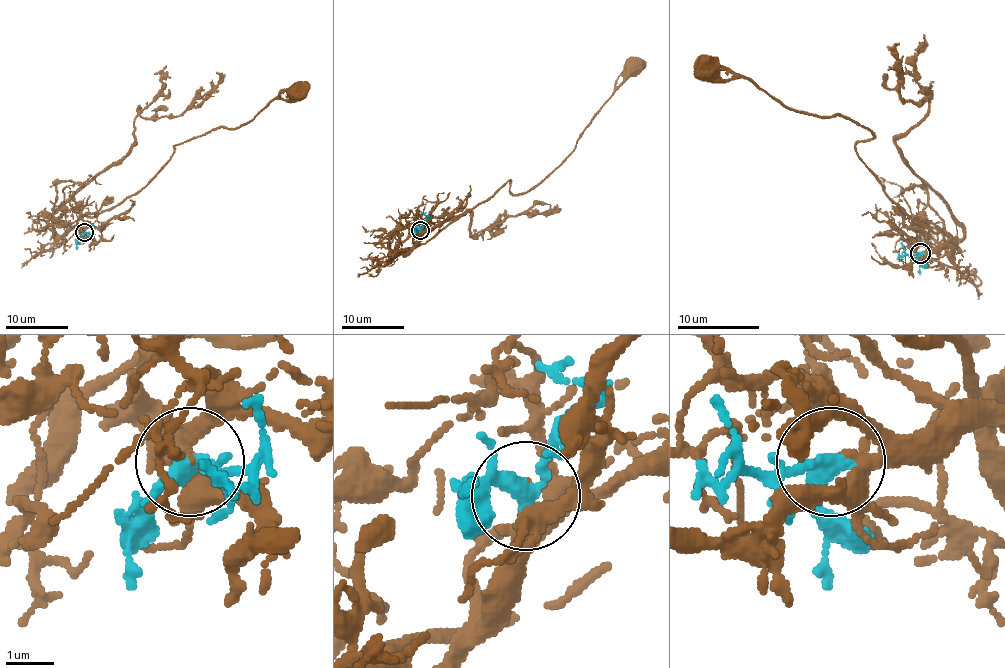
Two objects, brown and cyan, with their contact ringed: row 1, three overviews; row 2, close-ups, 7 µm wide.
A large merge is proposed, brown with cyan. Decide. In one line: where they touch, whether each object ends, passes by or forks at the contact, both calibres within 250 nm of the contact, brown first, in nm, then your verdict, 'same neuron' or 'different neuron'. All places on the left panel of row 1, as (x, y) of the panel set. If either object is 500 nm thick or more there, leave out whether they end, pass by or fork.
at (84, 232); brown forks there; cyan forks there; 130 nm thick on the brown side, 240 nm on the other; same neuron

